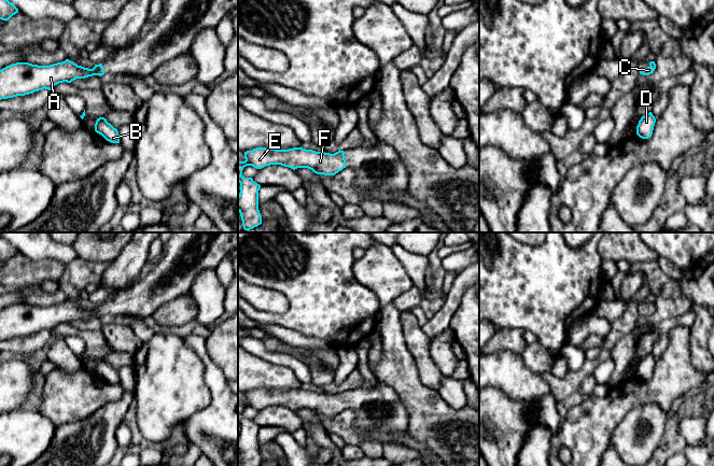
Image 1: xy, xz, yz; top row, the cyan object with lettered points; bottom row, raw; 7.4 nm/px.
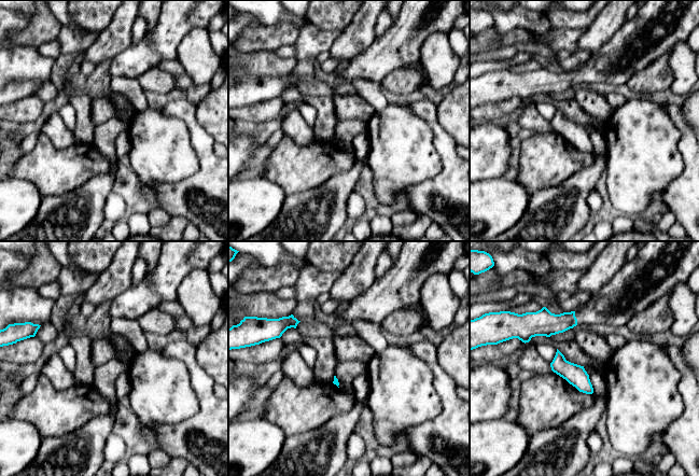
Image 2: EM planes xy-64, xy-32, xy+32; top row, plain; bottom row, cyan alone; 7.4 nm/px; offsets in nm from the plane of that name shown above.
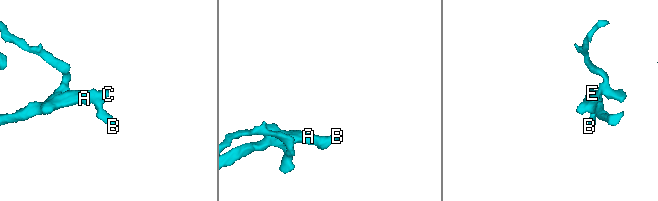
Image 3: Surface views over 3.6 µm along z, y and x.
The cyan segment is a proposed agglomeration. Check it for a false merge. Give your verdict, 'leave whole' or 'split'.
leave whole

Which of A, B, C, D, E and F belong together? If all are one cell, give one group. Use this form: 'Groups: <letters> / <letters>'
Groups: A B C D E F

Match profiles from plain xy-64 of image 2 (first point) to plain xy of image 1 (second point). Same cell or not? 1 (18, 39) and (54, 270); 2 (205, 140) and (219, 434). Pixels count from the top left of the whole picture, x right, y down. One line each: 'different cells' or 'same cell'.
1: same cell
2: same cell

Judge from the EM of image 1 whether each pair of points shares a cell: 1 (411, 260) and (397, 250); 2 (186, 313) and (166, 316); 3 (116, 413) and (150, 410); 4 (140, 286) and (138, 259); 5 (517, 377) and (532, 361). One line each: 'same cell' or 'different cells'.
1: same cell
2: same cell
3: different cells
4: different cells
5: different cells

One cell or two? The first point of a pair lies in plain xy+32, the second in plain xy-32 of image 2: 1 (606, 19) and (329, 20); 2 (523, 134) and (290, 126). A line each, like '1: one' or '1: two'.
1: two
2: two

